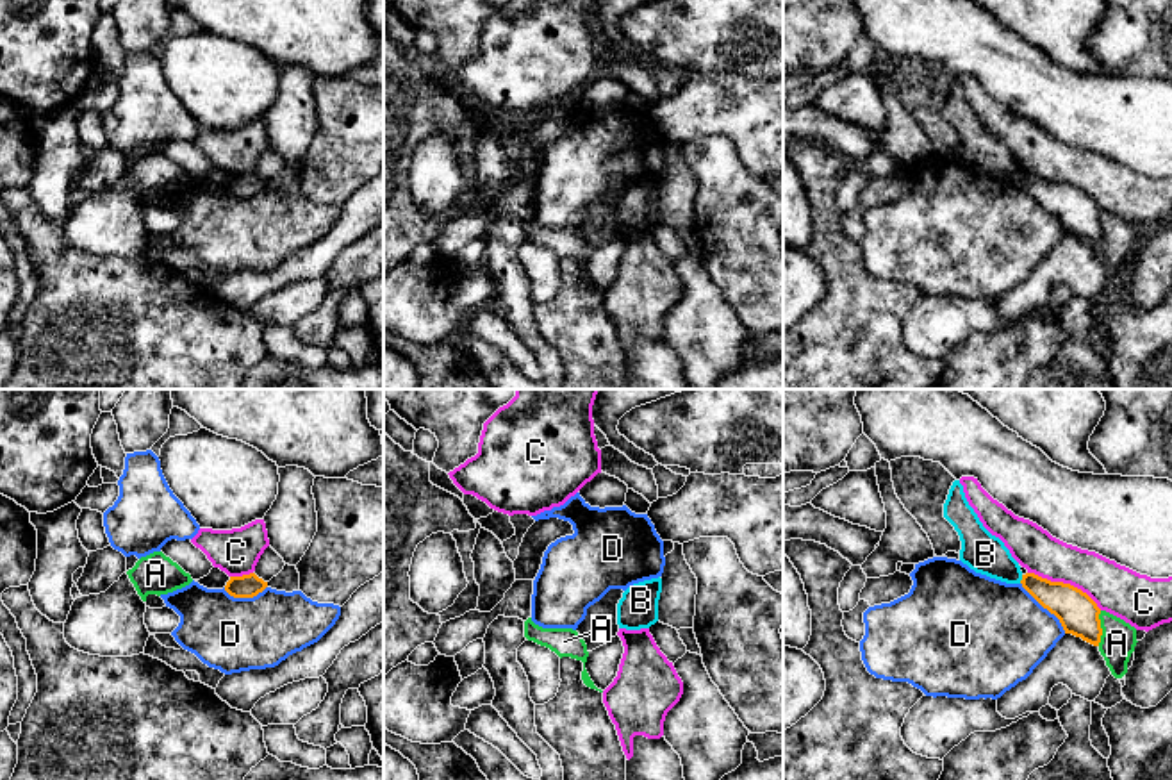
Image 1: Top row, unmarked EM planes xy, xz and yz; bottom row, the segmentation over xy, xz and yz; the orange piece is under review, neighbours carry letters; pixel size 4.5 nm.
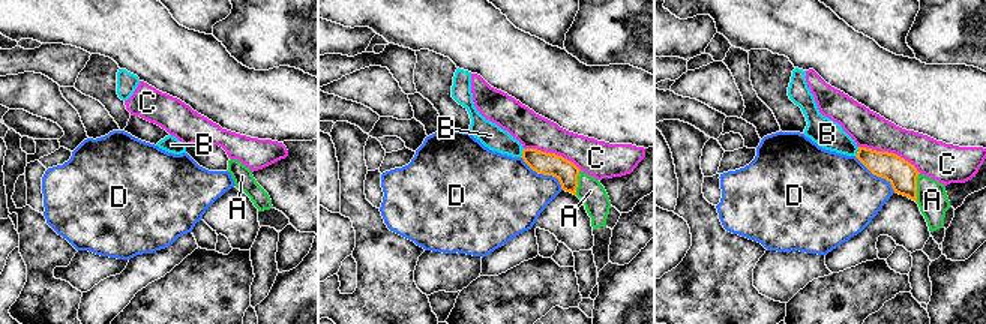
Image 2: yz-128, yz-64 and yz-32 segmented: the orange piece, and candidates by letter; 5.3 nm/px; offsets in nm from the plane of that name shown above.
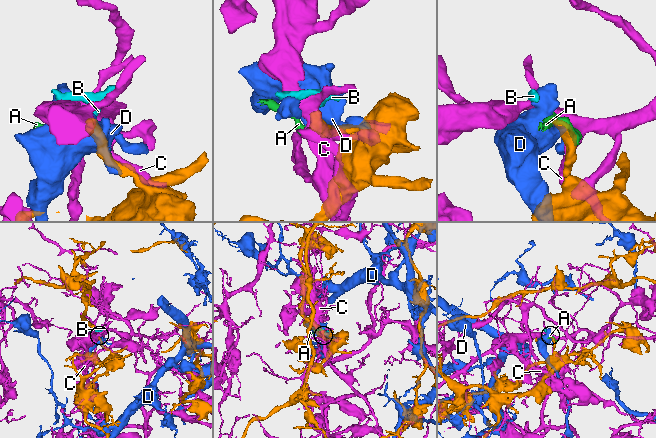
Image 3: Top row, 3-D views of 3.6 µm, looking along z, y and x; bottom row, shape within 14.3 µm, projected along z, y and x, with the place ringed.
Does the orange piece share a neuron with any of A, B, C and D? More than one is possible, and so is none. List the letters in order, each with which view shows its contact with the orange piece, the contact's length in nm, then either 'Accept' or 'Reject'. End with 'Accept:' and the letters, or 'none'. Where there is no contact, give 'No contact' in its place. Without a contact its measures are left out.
A: Touches orange in yz. Shared border 160 nm. Reject
B: Touches orange in yz. Shared border 40 nm. Reject
C: Touches orange in yz. Shared border 380 nm. Reject
D: Touches orange in yz. Shared border 300 nm. Reject
Accept: none

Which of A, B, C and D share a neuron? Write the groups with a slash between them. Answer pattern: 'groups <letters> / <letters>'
groups A B / C / D

